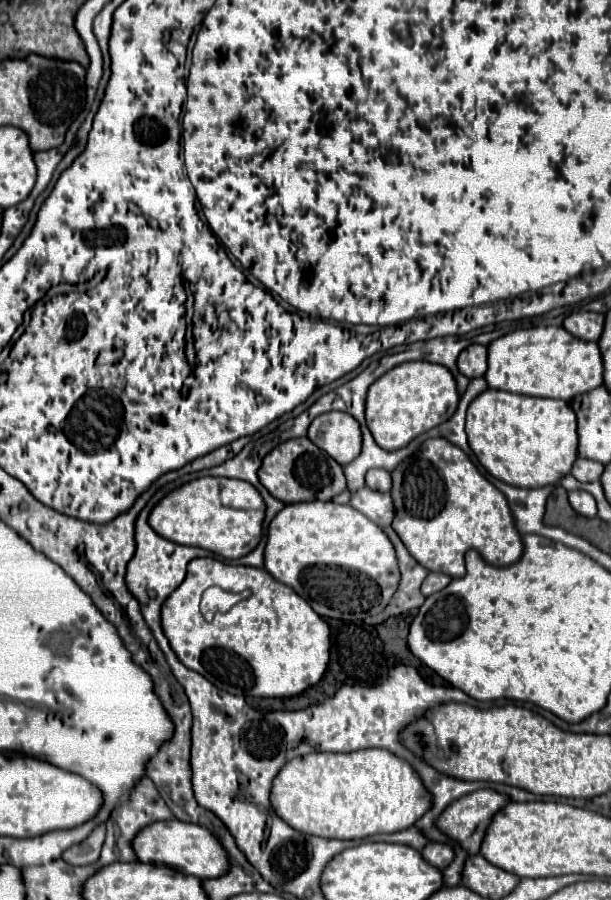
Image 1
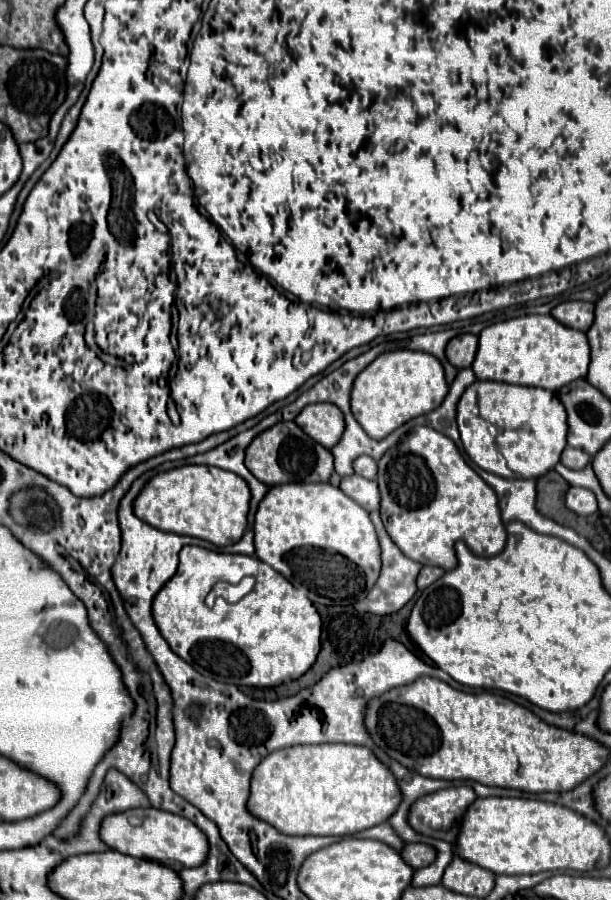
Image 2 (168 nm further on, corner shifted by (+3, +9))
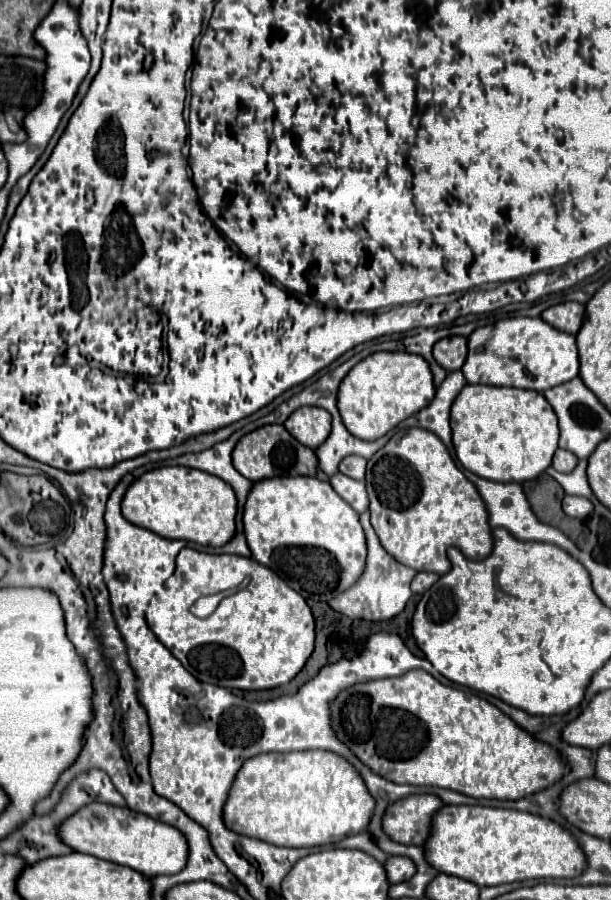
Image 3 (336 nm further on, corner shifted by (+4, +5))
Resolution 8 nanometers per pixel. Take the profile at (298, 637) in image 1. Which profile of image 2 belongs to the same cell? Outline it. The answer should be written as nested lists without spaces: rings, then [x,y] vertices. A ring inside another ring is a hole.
[[[185,546],[179,552],[179,568],[175,576],[153,598],[153,618],[159,632],[163,634],[163,638],[177,656],[181,656],[187,664],[191,664],[199,674],[235,686],[273,688],[297,680],[313,666],[321,648],[321,640],[319,640],[321,616],[317,608],[311,604],[311,600],[303,596],[295,586],[291,586],[291,582],[287,582],[271,566],[267,566],[255,556],[245,556],[245,554],[223,554],[199,546]],[[247,574],[255,576],[257,584],[245,598],[241,598],[235,604],[217,600],[213,608],[205,604],[205,596],[217,582],[225,580],[237,584]]]

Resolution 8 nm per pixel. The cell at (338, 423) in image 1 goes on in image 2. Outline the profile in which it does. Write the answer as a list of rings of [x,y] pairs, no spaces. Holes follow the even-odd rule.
[[[307,404],[295,418],[295,424],[303,428],[307,436],[311,436],[315,442],[323,444],[325,448],[335,446],[339,442],[345,422],[343,414],[335,404]]]

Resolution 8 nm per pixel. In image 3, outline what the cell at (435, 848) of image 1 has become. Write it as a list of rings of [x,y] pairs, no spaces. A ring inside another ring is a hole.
[[[390,856],[388,862],[384,864],[384,868],[386,868],[390,884],[398,884],[398,882],[410,880],[414,876],[414,862],[410,862],[410,858]]]

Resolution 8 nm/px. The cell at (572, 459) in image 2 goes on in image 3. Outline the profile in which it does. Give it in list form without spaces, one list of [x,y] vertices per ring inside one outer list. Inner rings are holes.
[[[556,450],[552,466],[558,472],[572,472],[576,468],[576,464],[578,464],[578,458],[574,454],[570,454],[568,450]]]

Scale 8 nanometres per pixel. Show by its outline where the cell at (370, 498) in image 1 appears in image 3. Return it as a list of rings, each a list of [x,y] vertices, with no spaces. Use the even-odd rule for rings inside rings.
[[[334,474],[330,478],[330,484],[358,514],[362,514],[362,510],[368,510],[370,500],[368,500],[364,482],[358,482],[358,480],[348,478],[344,474]]]

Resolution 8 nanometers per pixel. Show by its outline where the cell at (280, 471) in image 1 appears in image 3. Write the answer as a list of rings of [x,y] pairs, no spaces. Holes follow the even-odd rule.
[[[272,424],[272,426],[262,426],[236,444],[232,452],[234,468],[246,476],[252,482],[266,480],[266,478],[282,478],[282,476],[316,476],[318,472],[318,458],[312,448],[306,448],[300,444],[284,426]]]

